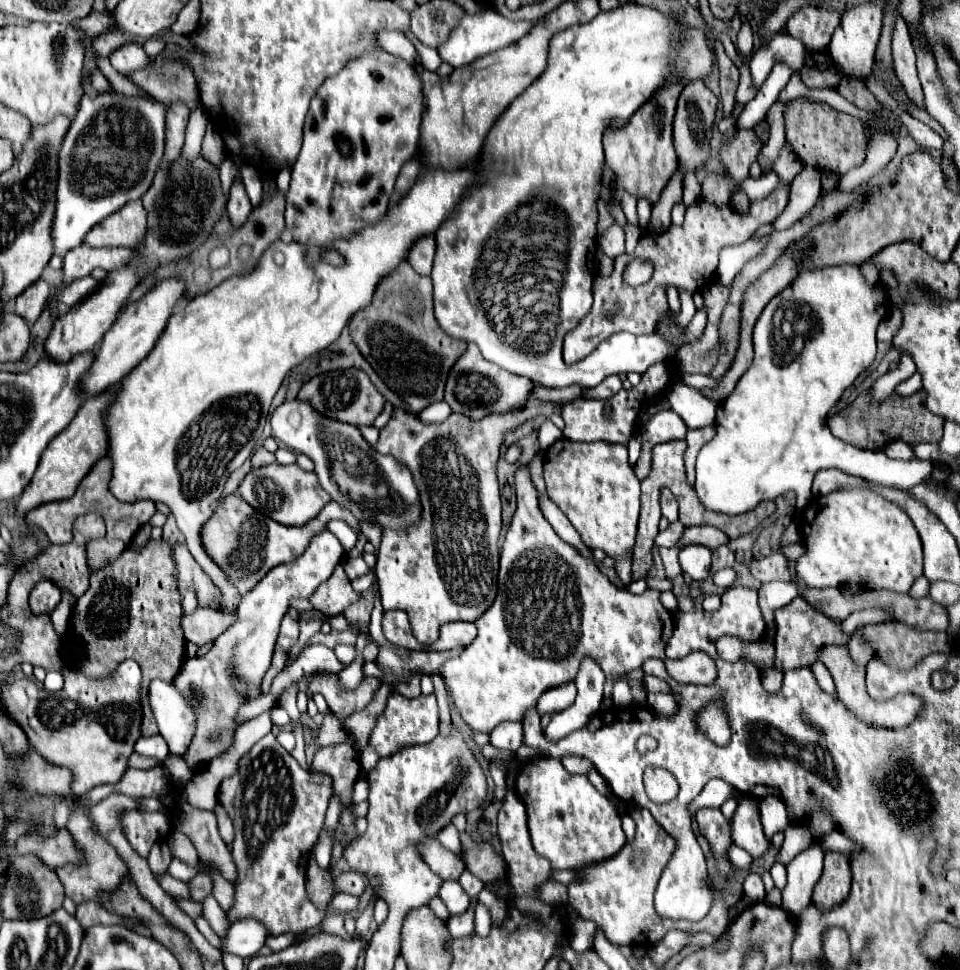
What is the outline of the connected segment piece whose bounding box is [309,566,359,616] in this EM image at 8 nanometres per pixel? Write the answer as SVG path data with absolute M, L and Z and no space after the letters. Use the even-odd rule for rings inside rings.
M337 566L333 576L327 582L323 582L309 598L315 610L319 610L323 616L339 616L349 604L355 604L357 600L359 592L351 588L351 582L341 566Z

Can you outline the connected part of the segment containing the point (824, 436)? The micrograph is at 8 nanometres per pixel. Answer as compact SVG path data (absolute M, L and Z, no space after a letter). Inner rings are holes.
M841 264L829 268L815 268L801 272L787 290L779 292L761 312L753 328L753 362L749 370L739 378L729 400L717 408L715 430L717 436L707 442L697 456L697 482L695 490L699 500L713 512L745 514L751 512L763 500L775 500L785 492L797 494L797 508L803 510L811 496L813 476L823 468L839 468L843 472L863 476L877 484L885 484L899 490L911 490L921 484L925 476L931 476L933 464L925 460L889 460L885 452L867 452L849 446L835 438L827 426L827 412L839 402L845 388L869 368L875 360L875 332L881 320L889 314L889 298L883 286L869 288L859 272L857 264ZM781 304L799 304L801 320L809 322L811 330L803 340L803 348L793 356L793 348L773 342L773 316Z

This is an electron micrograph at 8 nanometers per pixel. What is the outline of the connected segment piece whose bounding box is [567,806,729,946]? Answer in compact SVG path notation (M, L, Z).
M633 806L629 810L629 816L635 820L637 824L637 836L633 842L627 842L613 858L609 860L603 860L599 864L593 864L585 870L579 870L581 874L581 880L577 884L571 884L569 886L569 900L567 904L573 906L577 910L577 914L585 920L593 920L607 936L607 940L613 944L613 946L653 946L657 944L657 940L661 940L661 936L665 936L665 932L677 928L677 930L687 930L687 932L709 932L713 936L719 936L725 926L729 924L729 910L727 906L723 904L723 900L717 896L717 890L713 888L715 892L715 902L713 902L713 908L709 912L709 916L701 922L689 922L689 920L669 920L669 918L661 918L657 912L655 912L655 906L653 906L653 894L655 894L655 888L657 888L657 882L659 882L659 876L661 872L665 870L665 864L671 860L673 856L673 850L675 850L675 840L661 828L661 824L657 824L657 820L653 820L651 812L641 808L641 806Z

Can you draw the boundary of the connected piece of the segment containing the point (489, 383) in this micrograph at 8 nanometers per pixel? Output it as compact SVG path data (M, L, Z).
M469 344L465 354L455 362L449 372L447 388L445 388L445 402L451 406L453 412L467 414L471 418L485 418L489 416L489 406L515 406L527 400L533 390L533 382L525 376L515 376L495 364L489 364L475 344Z

